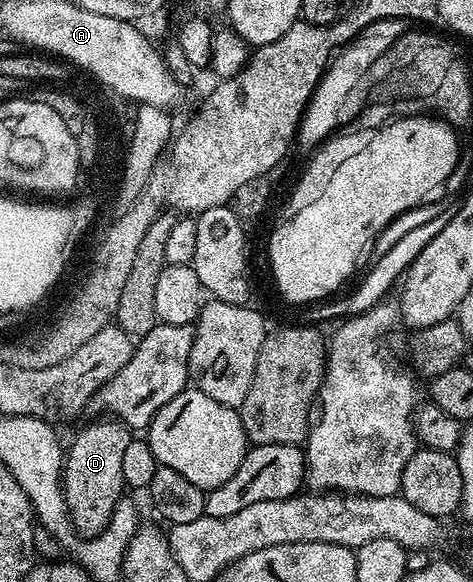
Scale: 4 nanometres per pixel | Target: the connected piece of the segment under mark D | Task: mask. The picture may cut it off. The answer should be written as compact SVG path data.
M102 417L102 422L89 422L73 438L73 443L68 443L67 453L63 458L63 485L65 499L69 509L69 518L73 521L74 528L82 538L99 536L107 528L115 508L123 501L123 492L127 487L123 480L123 452L131 440L130 427L124 422L118 422L112 417Z

